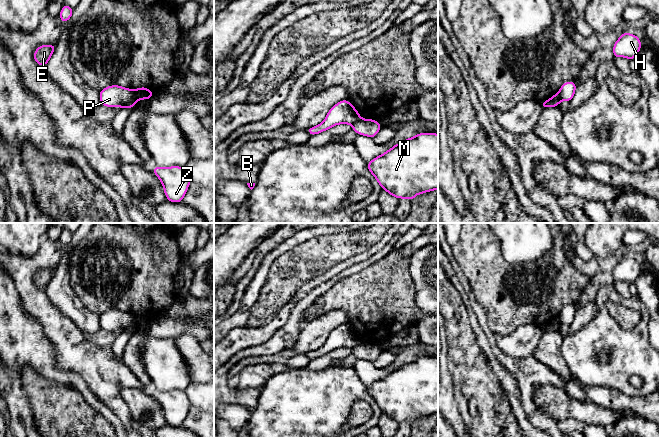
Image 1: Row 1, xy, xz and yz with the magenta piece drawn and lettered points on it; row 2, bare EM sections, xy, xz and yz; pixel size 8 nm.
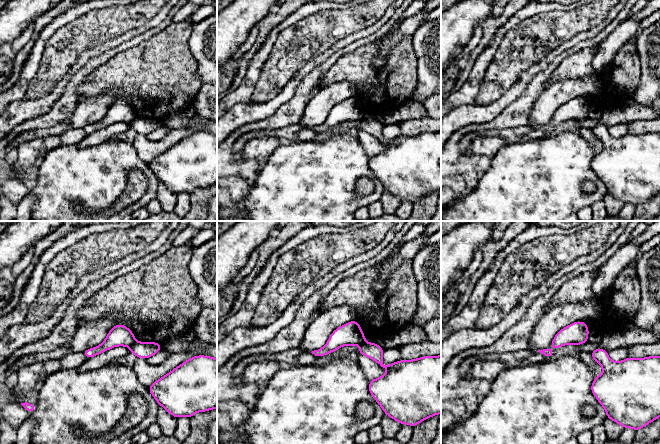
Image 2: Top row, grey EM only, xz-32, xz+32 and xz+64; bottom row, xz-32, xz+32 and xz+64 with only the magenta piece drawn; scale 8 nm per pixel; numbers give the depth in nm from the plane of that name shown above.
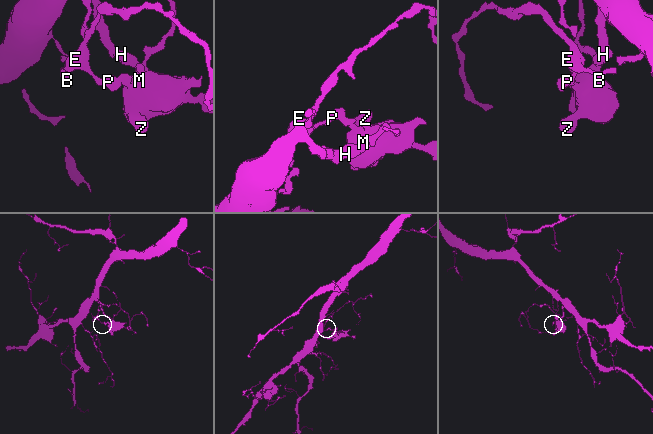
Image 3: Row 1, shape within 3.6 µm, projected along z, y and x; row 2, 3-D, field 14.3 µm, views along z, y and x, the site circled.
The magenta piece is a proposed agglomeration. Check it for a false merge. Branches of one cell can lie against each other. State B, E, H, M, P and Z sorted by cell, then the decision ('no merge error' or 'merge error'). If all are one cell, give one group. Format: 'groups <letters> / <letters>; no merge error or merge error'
groups B E P / H M Z; merge error

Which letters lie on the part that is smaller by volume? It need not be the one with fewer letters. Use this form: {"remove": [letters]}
{"remove": ["B", "E", "P"]}

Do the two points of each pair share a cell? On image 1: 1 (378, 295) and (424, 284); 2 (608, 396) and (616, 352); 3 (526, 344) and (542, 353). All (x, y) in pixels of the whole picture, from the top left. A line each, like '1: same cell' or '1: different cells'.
1: different cells
2: different cells
3: different cells

